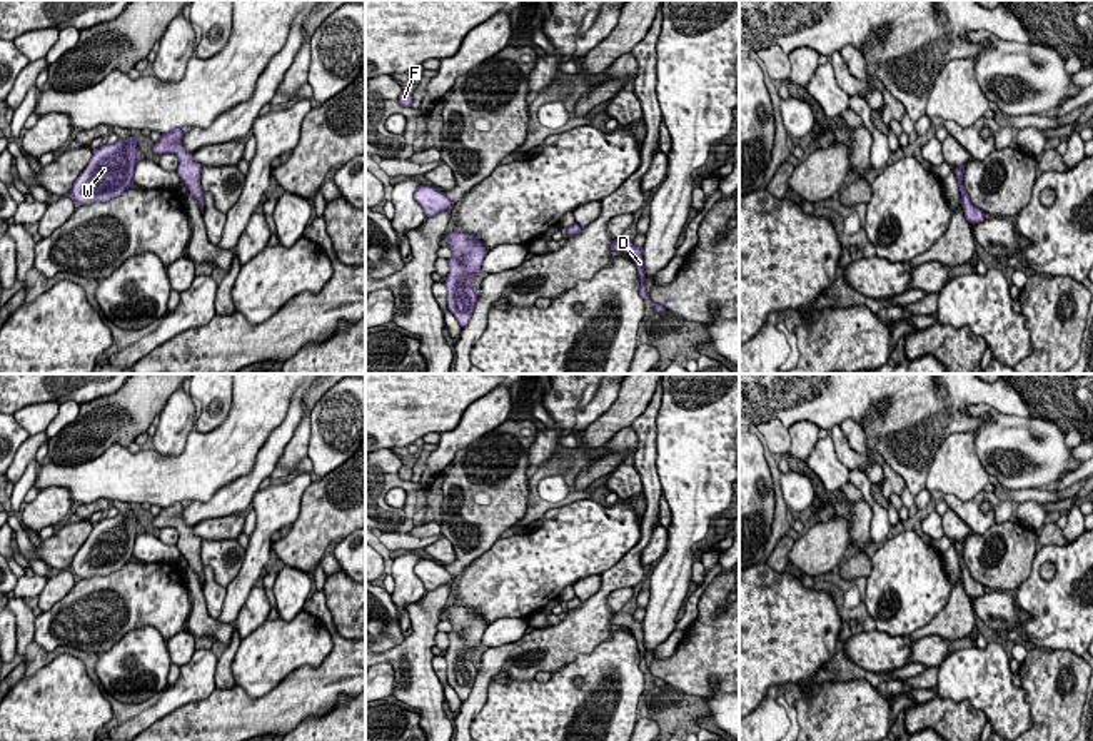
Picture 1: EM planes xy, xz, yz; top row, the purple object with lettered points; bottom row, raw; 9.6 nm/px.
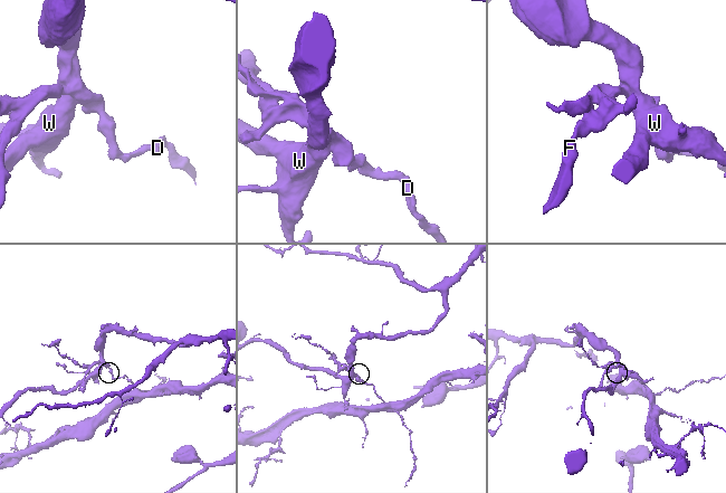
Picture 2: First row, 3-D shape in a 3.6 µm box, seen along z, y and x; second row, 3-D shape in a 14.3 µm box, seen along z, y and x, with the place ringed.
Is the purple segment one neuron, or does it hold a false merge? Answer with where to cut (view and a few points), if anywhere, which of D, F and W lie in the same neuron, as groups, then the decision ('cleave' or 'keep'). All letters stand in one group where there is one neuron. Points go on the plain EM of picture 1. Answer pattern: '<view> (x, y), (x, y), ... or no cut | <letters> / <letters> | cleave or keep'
yz (970, 576), (963, 579) | D / F W | cleave

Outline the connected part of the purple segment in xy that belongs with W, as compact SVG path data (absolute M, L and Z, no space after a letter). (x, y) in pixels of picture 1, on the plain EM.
M133 509L102 519L93 524L90 536L77 551L68 571L80 579L118 571L133 559L139 532L140 527Z

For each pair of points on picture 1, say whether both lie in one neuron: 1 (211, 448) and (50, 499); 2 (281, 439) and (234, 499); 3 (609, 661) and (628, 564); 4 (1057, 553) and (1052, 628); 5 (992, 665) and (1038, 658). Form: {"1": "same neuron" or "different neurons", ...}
{"1": "different neurons", "2": "same neuron", "3": "different neurons", "4": "same neuron", "5": "different neurons"}

